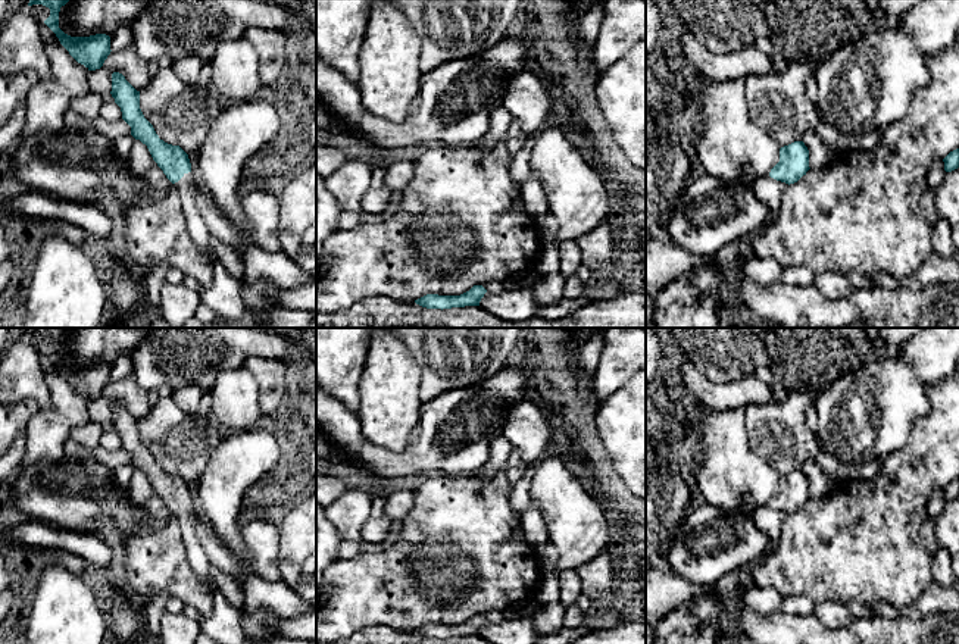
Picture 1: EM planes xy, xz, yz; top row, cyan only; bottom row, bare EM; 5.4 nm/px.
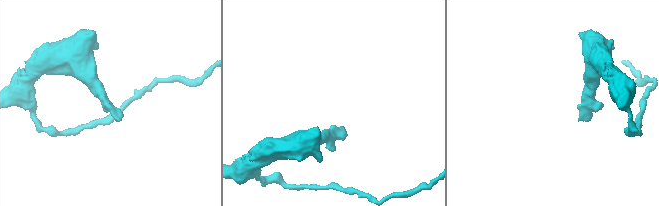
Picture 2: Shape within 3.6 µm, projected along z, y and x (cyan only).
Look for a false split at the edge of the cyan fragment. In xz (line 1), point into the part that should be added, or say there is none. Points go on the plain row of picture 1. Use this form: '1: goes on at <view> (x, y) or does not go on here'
1: does not go on here

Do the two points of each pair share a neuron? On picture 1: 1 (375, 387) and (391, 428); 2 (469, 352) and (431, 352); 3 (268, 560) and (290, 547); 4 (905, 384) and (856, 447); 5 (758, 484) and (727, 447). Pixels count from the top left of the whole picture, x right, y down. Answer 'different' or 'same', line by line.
1: same
2: same
3: different
4: same
5: same

